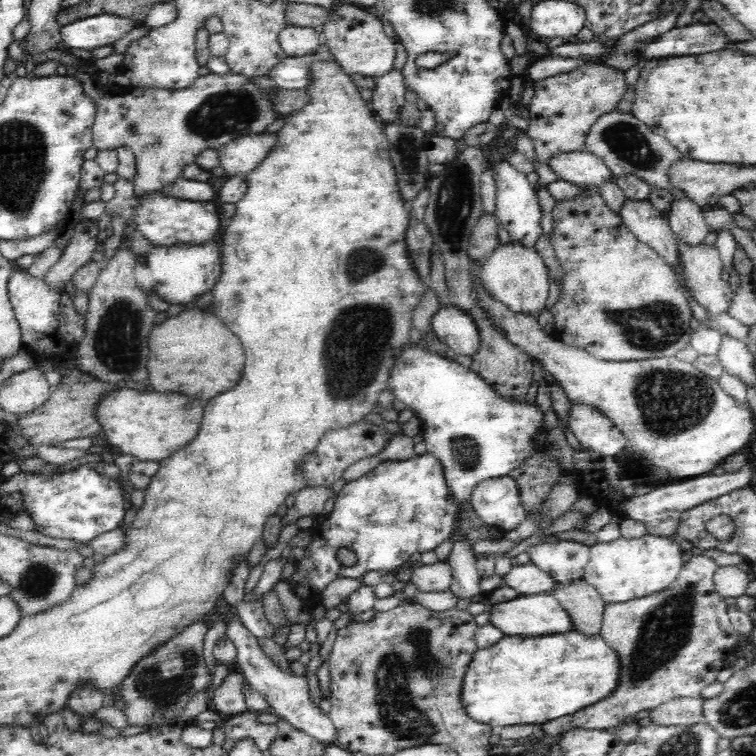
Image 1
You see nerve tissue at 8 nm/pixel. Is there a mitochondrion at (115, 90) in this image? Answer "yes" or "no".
no

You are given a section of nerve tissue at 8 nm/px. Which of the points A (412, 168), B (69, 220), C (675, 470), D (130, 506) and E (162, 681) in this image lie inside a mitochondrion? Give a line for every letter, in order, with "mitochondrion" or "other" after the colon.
A: mitochondrion
B: other
C: other
D: other
E: mitochondrion

